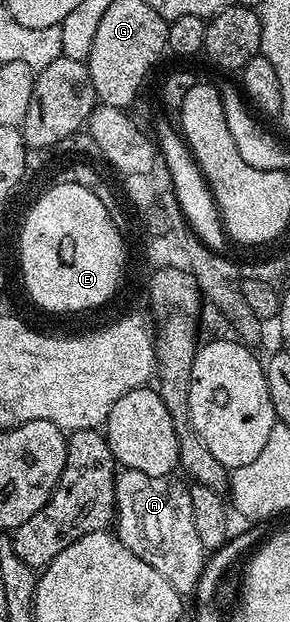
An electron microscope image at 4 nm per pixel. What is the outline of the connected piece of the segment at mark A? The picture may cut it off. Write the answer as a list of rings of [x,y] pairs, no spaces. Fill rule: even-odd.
[[[122,469],[116,476],[115,535],[136,557],[167,578],[177,593],[189,596],[197,588],[207,550],[196,533],[190,487],[174,478]]]

